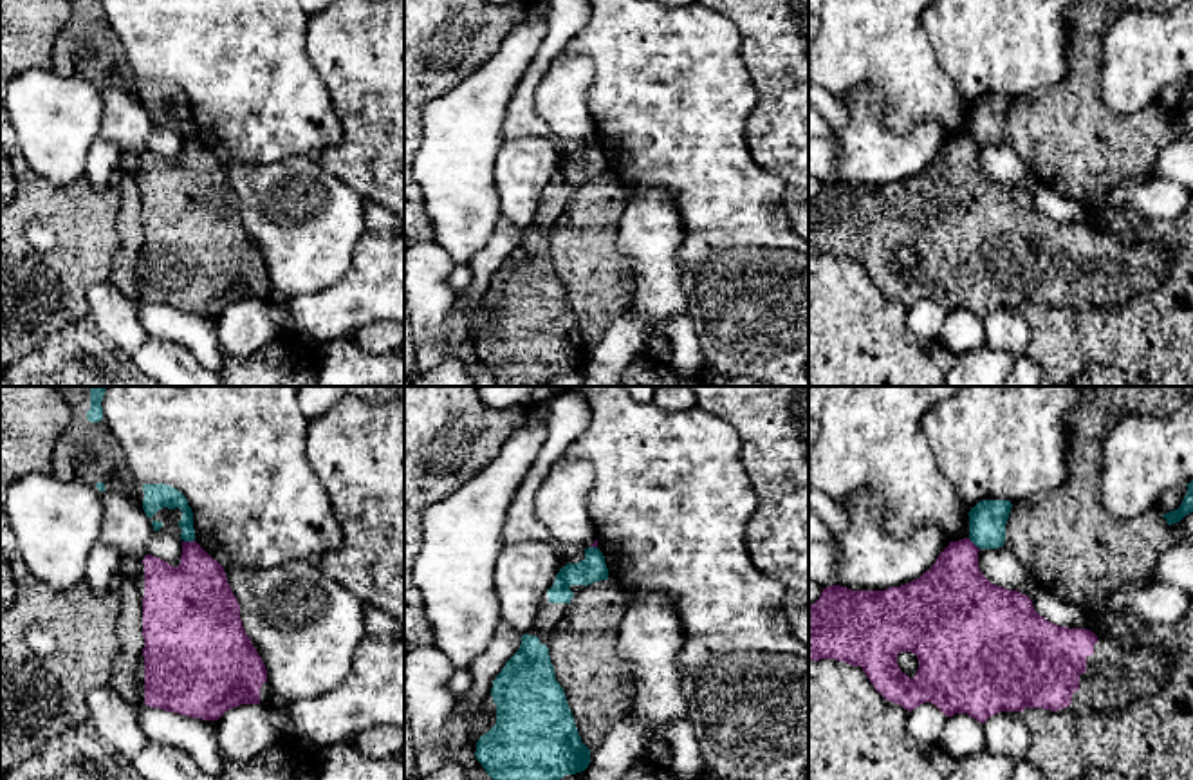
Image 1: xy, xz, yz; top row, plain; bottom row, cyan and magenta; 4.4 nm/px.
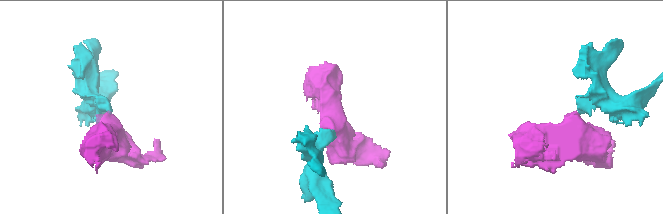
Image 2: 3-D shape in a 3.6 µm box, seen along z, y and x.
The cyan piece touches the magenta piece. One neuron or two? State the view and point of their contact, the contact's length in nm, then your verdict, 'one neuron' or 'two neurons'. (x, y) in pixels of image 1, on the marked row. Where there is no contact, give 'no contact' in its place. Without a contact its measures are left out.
contact yz (973, 542); length 80 nm; two neurons

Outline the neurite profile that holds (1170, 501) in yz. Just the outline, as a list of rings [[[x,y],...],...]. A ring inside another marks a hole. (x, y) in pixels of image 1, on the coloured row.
[[[1179,486],[1179,488],[1173,488],[1171,491],[1166,491],[1155,504],[1155,509],[1157,513],[1161,515],[1166,515],[1170,511],[1175,511],[1180,507],[1184,497],[1188,493],[1188,486]]]

